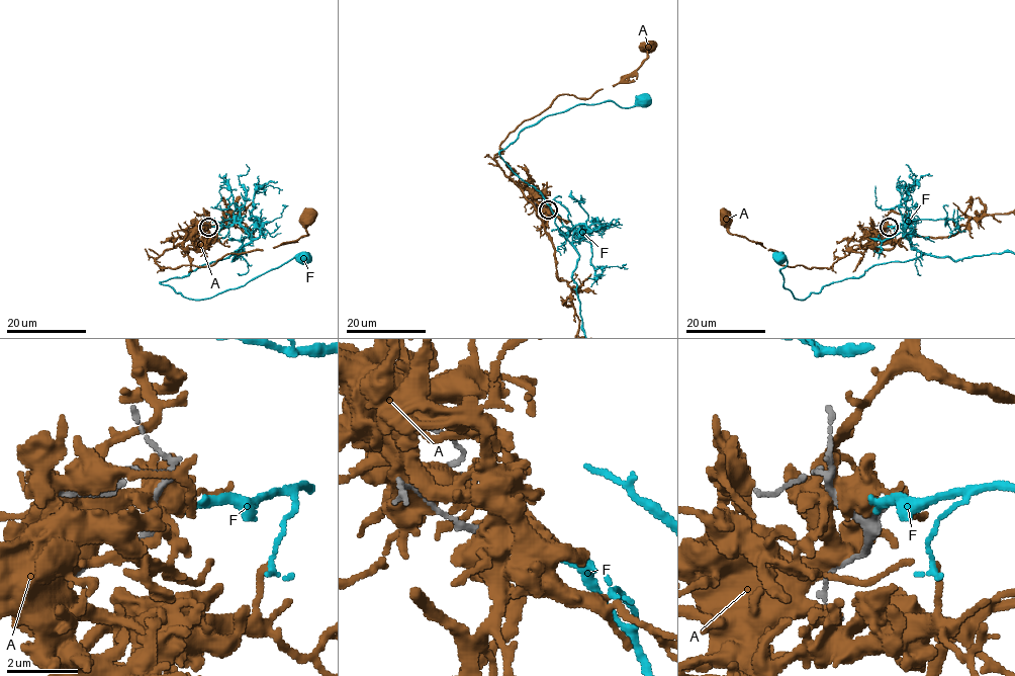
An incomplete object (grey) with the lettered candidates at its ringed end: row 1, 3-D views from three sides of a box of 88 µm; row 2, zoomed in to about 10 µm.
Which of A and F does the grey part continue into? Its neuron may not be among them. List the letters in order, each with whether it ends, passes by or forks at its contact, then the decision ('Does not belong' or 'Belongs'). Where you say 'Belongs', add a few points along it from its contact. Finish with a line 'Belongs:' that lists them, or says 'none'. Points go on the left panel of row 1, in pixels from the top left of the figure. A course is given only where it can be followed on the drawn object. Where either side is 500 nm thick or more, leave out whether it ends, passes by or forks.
A: It forks there. Does not belong
F: It ends there. Does not belong
Belongs: none

